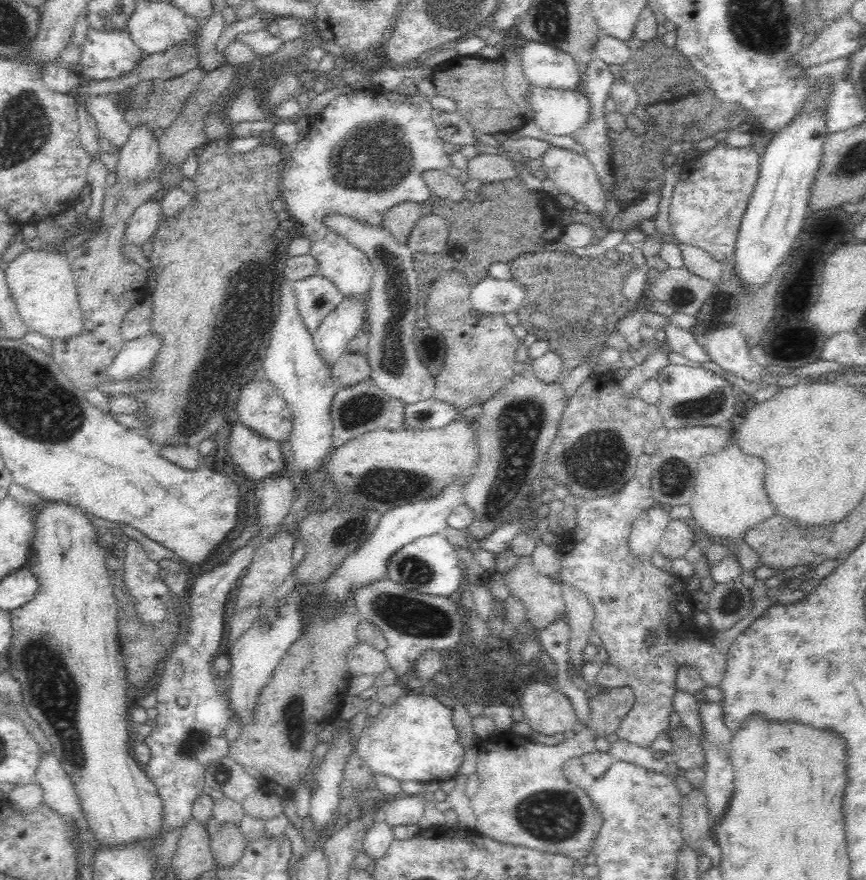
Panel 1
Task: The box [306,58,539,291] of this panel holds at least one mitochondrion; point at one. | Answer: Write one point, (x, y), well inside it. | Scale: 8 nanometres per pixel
(376, 155)

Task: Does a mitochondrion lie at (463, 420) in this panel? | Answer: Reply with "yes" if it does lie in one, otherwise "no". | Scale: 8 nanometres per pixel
no

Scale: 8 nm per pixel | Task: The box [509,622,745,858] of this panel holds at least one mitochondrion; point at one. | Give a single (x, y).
(547, 816)

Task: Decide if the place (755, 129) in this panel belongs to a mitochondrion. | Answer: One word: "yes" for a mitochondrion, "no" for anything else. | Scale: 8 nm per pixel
no

